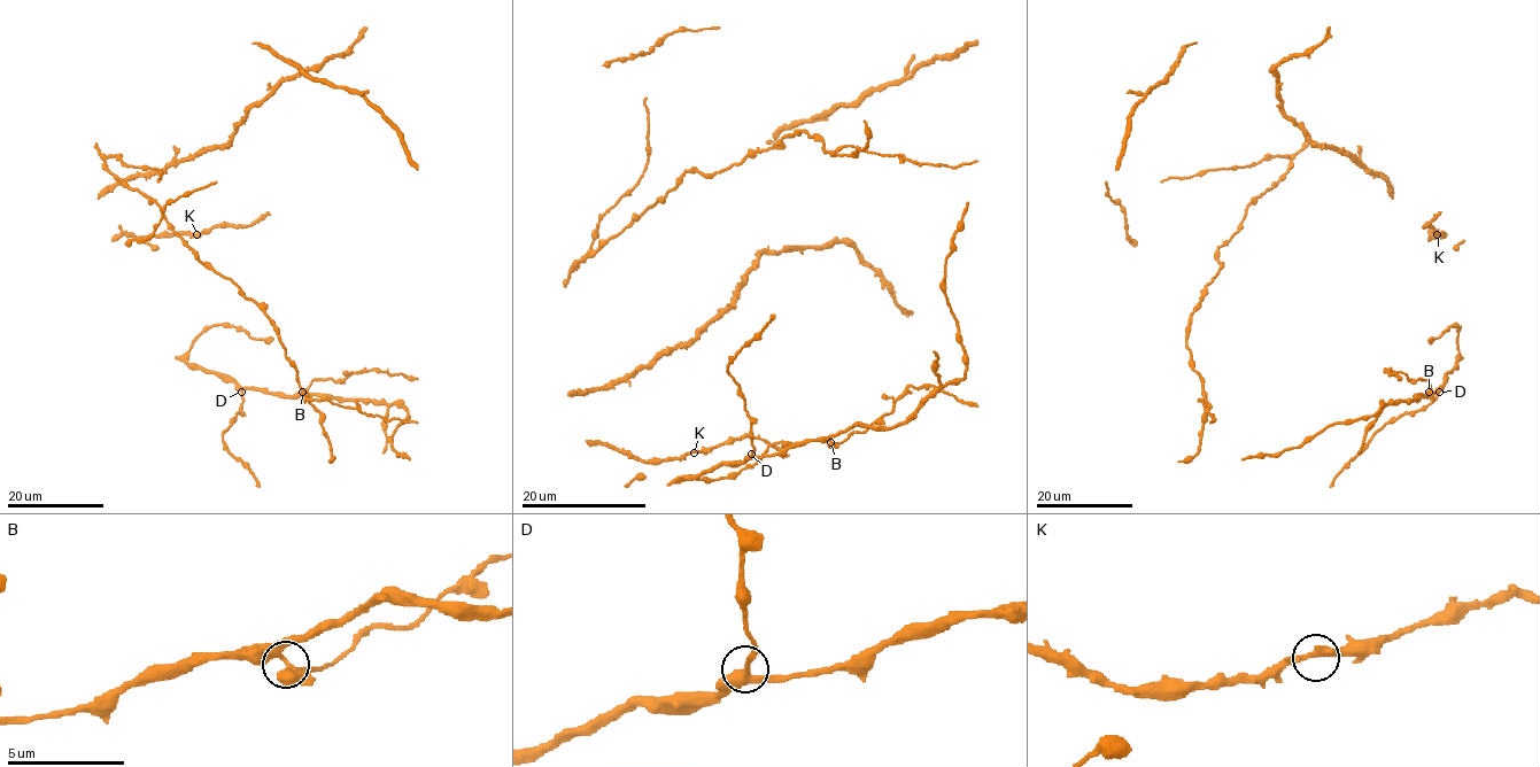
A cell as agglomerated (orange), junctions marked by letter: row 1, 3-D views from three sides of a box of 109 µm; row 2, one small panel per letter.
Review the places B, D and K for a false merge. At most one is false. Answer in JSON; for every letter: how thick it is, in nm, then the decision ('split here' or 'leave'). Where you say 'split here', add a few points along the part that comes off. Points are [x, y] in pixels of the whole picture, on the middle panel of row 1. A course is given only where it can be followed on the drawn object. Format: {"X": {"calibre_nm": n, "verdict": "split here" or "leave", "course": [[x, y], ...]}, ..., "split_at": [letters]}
{"B": {"calibre_nm": 320, "verdict": "split here", "course": [[830, 442], [840, 443], [854, 432], [865, 431], [892, 409], [892, 403], [908, 386], [935, 386], [977, 405]]}, "D": {"calibre_nm": 320, "verdict": "leave"}, "K": {"calibre_nm": 360, "verdict": "leave"}, "split_at": ["B"]}

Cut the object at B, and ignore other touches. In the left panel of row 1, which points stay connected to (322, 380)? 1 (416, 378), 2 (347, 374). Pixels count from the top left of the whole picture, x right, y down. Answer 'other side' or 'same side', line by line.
1: same side
2: same side

